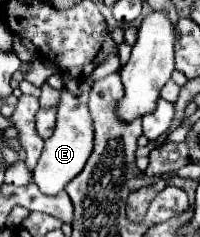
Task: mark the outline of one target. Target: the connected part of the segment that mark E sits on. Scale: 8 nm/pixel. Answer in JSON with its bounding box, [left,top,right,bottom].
[34,55,120,195]

